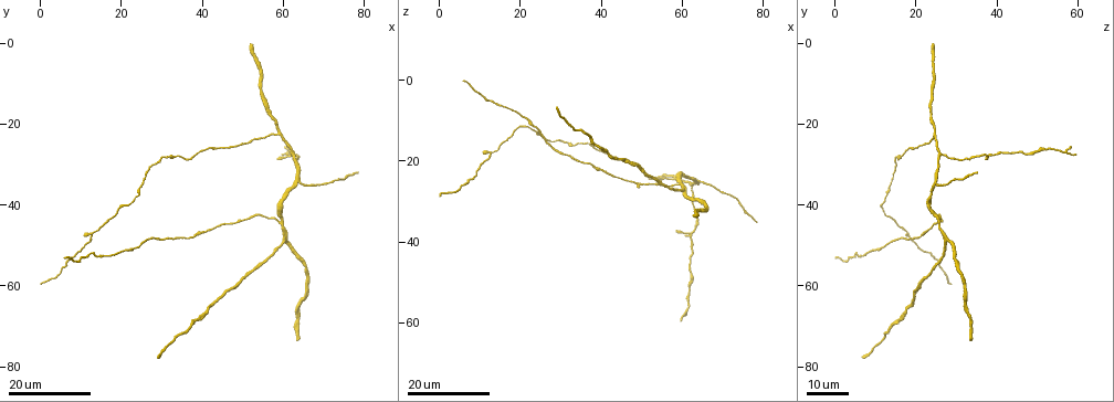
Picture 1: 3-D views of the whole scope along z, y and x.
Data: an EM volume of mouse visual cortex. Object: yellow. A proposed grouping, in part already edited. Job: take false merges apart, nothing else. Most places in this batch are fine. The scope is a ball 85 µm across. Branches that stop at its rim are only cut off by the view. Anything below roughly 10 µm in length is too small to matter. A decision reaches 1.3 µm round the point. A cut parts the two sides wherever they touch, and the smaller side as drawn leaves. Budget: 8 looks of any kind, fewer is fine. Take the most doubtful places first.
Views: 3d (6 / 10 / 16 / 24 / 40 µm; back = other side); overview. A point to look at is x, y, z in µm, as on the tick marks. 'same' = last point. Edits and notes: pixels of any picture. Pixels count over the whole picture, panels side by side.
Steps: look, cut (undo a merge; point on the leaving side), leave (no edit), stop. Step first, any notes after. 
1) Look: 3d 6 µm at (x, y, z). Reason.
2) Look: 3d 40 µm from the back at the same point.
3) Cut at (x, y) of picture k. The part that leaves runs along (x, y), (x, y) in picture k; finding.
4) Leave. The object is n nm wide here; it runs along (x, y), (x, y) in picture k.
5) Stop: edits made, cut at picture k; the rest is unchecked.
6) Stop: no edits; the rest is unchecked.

Look: 3d 24 µm at (63.5, 34.5, 25.0). Three-way junction.

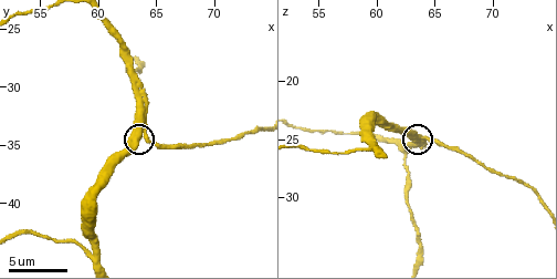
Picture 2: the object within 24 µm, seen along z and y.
Look: 3d 10 µm at (63.8, 34.2, 25.0).

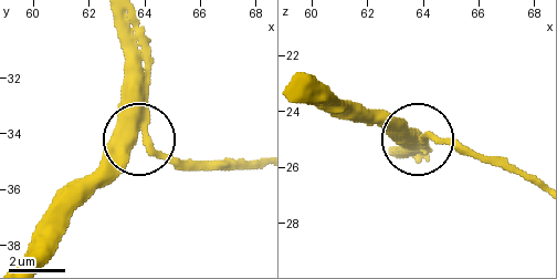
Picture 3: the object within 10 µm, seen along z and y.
Leave. 3 arms meet here; all the same neuron.

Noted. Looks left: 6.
Look: 3d 6 µm at (59.2, 44.6, 25.8). A fork.

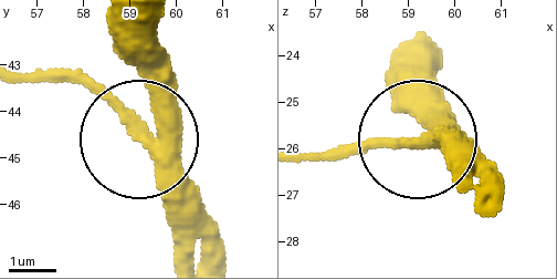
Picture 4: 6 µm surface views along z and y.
Leave. 3 arms meet here; it runs along (142, 18), (154, 89), (146, 148), (209, 228) in picture 4; one neuron here.

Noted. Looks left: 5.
Look: 3d 16 µm at (59.5, 22.5, 25.0).

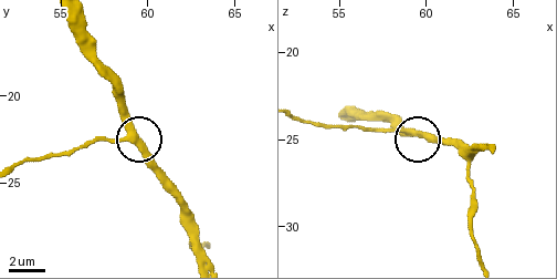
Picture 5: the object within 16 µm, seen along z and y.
Look: 3d 10 µm at (58.8, 22.4, 24.6). Zoom in.

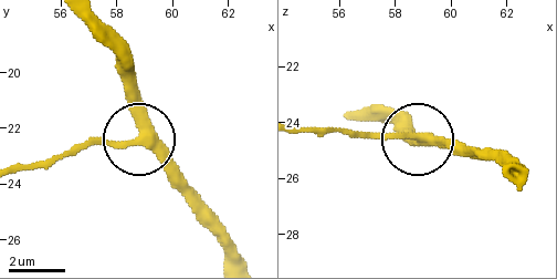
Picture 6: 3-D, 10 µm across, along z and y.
Leave. The side arm is 26 µm long; it runs along (187, 205), (180, 178), (139, 143), (130, 66) in picture 6; all the same neuron.

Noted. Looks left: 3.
Look: 3d 24 µm at (13.0, 47.5, 18.5). Side arm on a straight run.

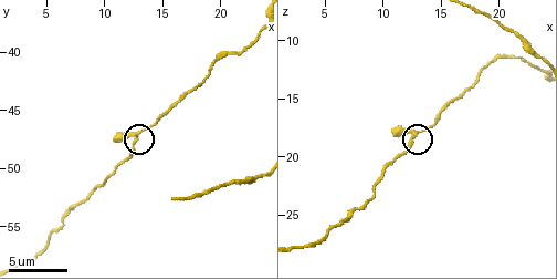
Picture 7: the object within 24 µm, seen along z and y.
Look: 3d 6 µm at (12.6, 47.6, 18.2).

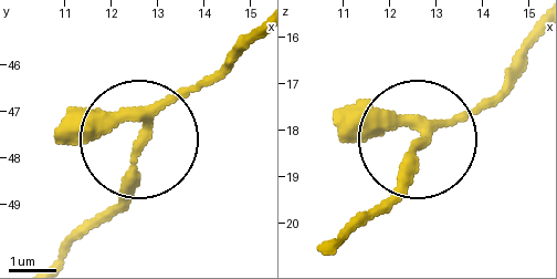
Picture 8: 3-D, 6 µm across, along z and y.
Leave. 3 arms meet here; it runs along (532, 49), (417, 147), (389, 212) in picture 8; continuous, no second neuron.

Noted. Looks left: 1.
Stop: no edits; the rest is unchecked.

